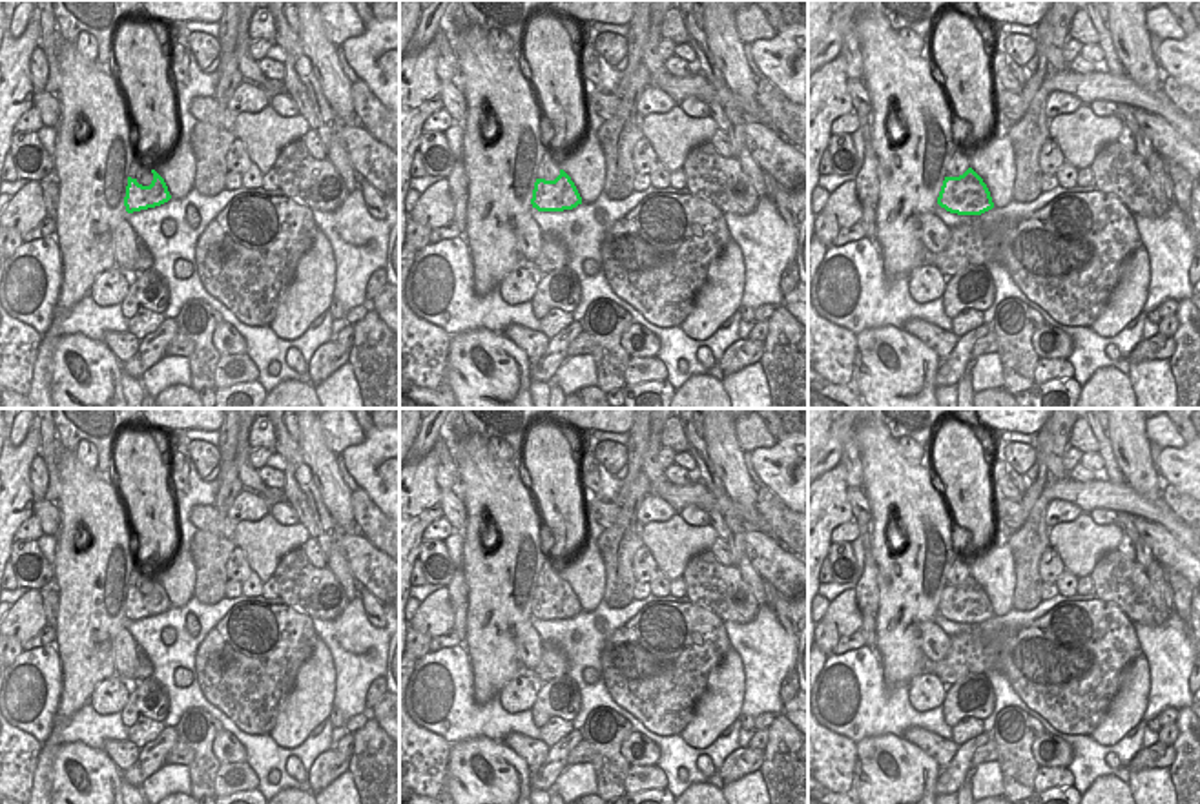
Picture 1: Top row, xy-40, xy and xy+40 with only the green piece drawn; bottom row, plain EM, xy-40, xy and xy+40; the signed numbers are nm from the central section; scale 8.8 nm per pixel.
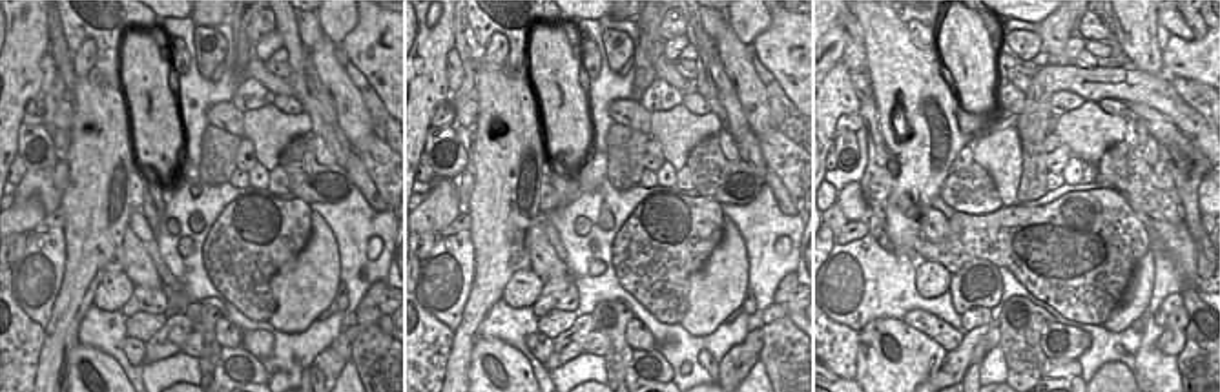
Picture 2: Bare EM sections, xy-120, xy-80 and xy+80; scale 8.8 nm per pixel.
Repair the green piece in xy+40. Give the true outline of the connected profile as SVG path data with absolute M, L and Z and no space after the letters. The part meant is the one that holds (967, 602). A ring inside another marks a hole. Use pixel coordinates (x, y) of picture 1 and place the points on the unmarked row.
M972 576L959 585L945 585L937 613L957 624L981 624L994 616L987 593Z

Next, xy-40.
M151 578L153 589L142 594L137 587L128 585L124 614L128 622L160 614L171 607L164 587Z

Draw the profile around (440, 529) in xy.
M441 516L440 520L432 521L425 531L423 531L423 540L447 540L450 534L454 532L454 529L450 527L450 523L447 521L445 516Z

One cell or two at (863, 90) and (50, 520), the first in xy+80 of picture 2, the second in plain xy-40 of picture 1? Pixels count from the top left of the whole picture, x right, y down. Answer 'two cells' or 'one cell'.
one cell

